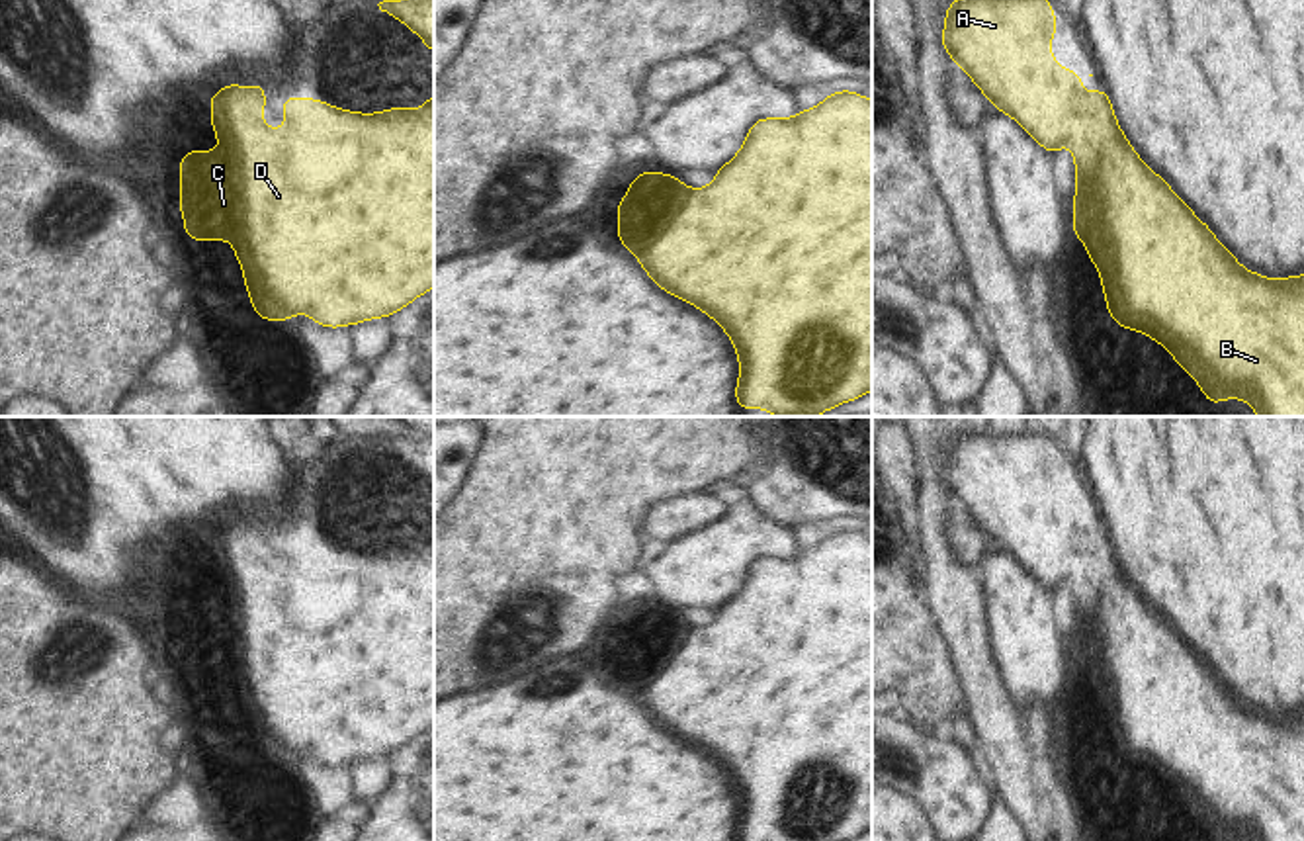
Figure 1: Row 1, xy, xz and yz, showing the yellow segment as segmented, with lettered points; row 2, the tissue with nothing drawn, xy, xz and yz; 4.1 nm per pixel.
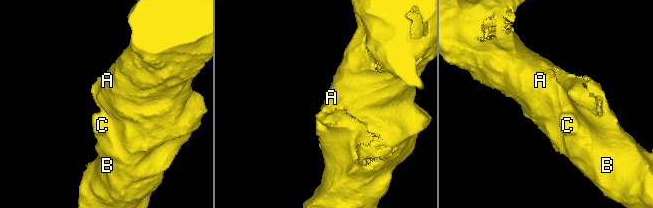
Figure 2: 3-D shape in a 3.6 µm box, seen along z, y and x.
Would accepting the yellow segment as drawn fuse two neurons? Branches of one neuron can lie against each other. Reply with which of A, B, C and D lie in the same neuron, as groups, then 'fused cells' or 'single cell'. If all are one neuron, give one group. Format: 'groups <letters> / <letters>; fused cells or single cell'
groups A B C D; single cell

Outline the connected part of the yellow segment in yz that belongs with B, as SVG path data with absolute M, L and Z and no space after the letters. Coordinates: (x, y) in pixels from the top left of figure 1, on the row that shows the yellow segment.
M954 0L938 35L958 68L964 68L999 113L1011 115L1052 156L1069 145L1075 162L1073 235L1085 243L1101 274L1108 315L1169 350L1200 385L1210 405L1247 401L1257 417L1304 417L1304 276L1271 280L1245 270L1193 209L1134 151L1122 133L1107 88L1087 94L1081 74L1056 65L1050 41L1058 29L1048 0Z

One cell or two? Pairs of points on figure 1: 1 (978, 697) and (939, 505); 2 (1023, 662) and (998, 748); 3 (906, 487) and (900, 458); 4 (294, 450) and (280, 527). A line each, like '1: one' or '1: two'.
1: one
2: two
3: one
4: one

